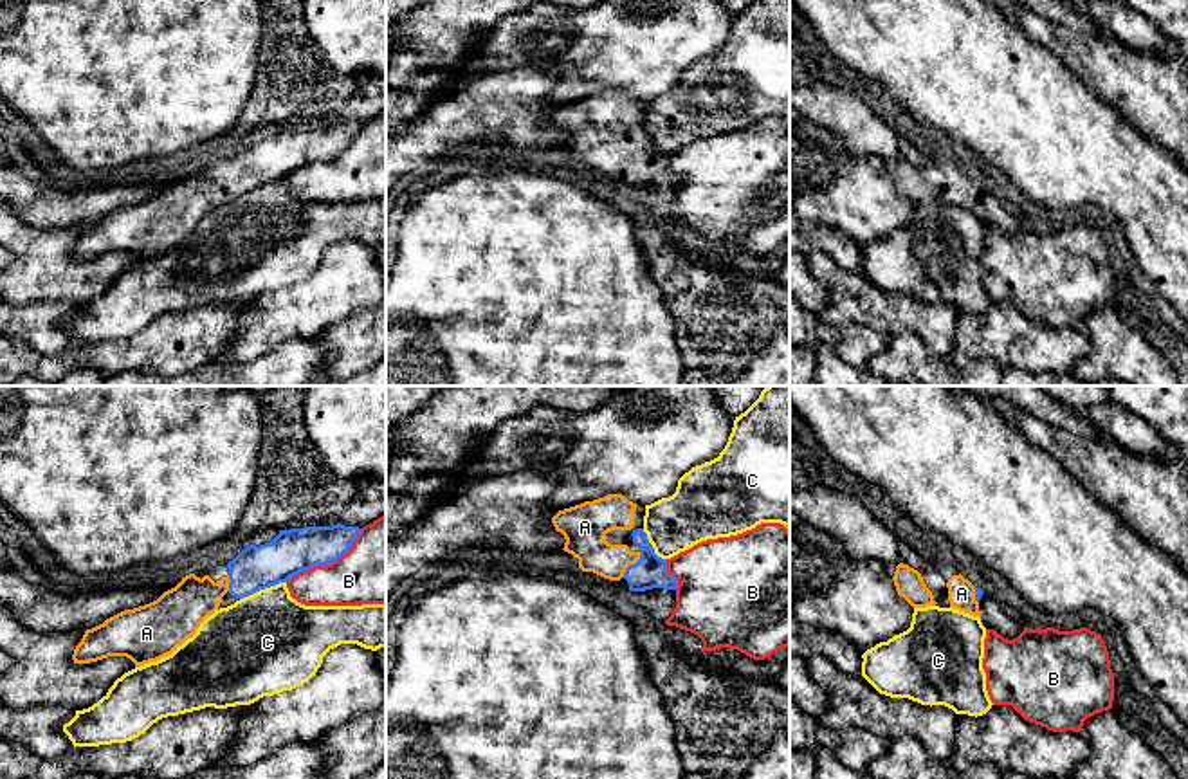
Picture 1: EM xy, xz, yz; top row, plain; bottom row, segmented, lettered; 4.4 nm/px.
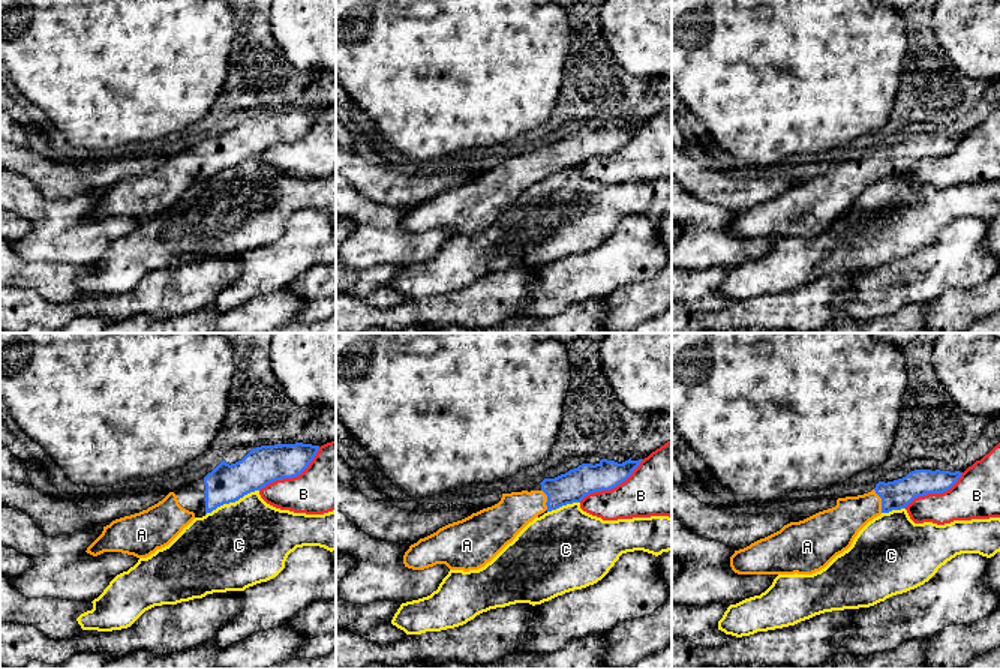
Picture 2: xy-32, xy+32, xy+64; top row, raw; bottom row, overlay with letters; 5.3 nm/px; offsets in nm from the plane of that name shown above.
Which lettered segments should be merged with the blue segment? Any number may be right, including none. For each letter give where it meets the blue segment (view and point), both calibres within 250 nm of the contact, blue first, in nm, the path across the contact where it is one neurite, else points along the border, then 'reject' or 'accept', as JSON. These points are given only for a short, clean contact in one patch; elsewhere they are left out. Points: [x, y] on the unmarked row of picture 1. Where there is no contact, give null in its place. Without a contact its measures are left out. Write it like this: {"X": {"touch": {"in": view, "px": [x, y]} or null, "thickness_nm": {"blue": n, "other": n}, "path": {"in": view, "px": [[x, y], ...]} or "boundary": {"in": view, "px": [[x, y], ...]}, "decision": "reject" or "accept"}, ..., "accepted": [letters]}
{"A": {"touch": {"in": "xz", "px": [631, 161]}, "thickness_nm": {"blue": 150, "other": 180}, "path": {"in": "xz", "px": [[649, 168], [631, 161], [612, 157], [584, 130]]}, "decision": "accept"}, "B": {"touch": {"in": "xy", "px": [327, 159]}, "thickness_nm": {"blue": 200, "other": 340}, "decision": "reject"}, "C": {"touch": {"in": "xy", "px": [262, 184]}, "thickness_nm": {"blue": 200, "other": 460}, "decision": "reject"}, "accepted": ["A"]}

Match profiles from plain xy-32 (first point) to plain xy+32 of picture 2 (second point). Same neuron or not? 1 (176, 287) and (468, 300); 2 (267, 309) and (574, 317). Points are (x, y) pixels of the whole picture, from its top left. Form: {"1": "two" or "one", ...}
{"1": "one", "2": "one"}

